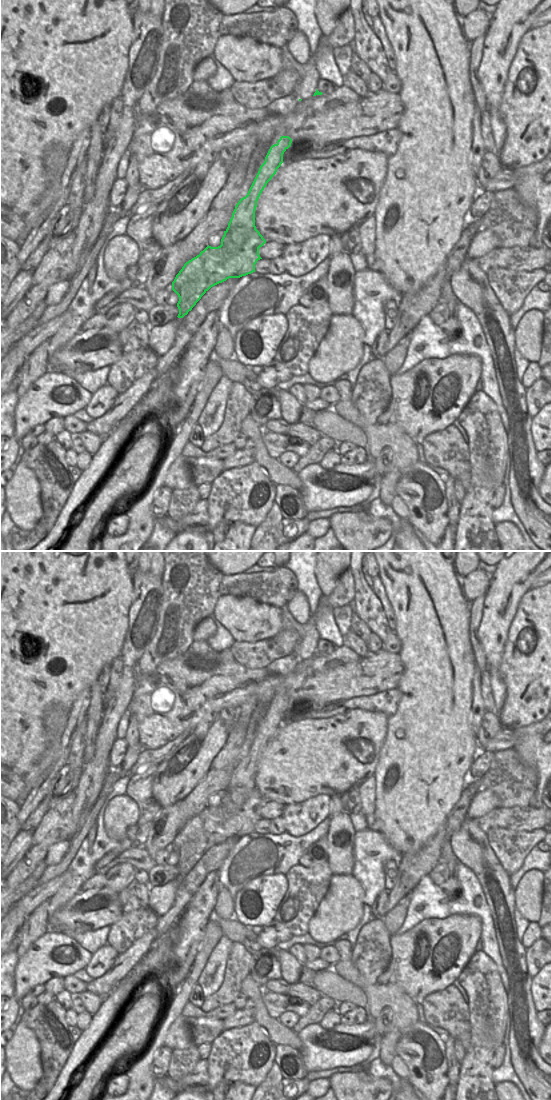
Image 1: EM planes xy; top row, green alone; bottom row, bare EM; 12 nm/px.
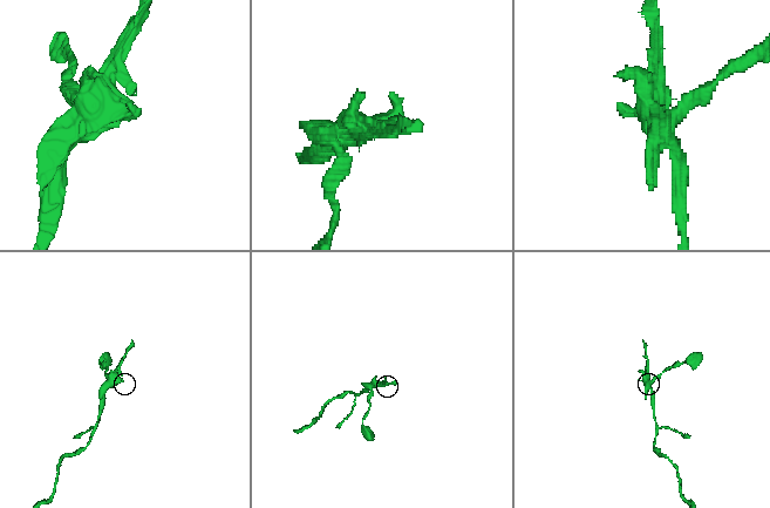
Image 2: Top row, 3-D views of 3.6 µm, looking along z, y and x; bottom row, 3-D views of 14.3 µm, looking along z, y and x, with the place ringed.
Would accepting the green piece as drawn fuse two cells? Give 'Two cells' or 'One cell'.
Two cells.

